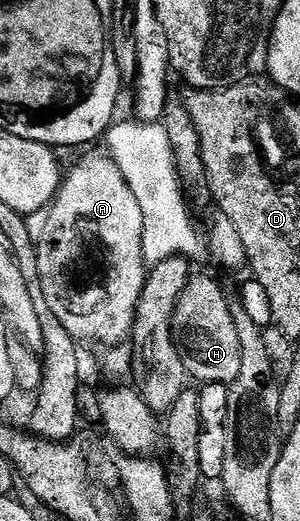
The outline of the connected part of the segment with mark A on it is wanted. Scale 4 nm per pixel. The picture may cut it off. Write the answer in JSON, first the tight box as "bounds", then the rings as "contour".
{"bounds":[36,153,147,345],"contour":[[[105,153],[85,155],[70,171],[68,168],[61,190],[57,192],[45,217],[36,247],[43,294],[52,312],[76,341],[90,339],[100,345],[117,345],[128,340],[147,274],[143,253],[145,222],[139,201],[135,201],[123,173],[112,158]]]}

